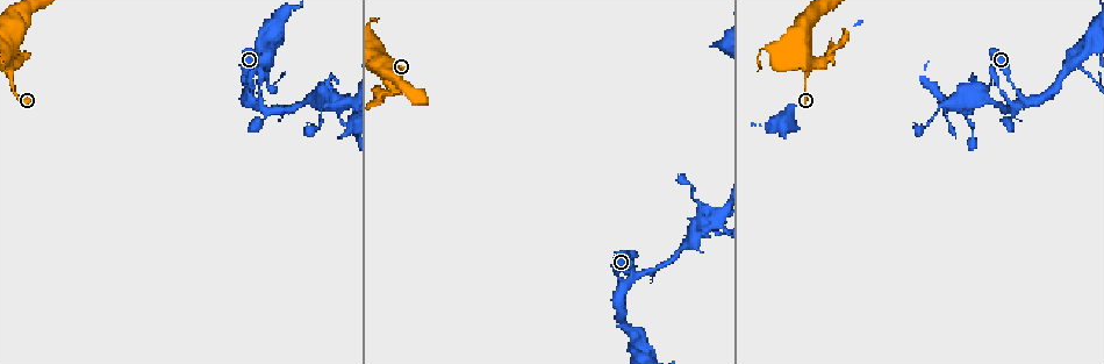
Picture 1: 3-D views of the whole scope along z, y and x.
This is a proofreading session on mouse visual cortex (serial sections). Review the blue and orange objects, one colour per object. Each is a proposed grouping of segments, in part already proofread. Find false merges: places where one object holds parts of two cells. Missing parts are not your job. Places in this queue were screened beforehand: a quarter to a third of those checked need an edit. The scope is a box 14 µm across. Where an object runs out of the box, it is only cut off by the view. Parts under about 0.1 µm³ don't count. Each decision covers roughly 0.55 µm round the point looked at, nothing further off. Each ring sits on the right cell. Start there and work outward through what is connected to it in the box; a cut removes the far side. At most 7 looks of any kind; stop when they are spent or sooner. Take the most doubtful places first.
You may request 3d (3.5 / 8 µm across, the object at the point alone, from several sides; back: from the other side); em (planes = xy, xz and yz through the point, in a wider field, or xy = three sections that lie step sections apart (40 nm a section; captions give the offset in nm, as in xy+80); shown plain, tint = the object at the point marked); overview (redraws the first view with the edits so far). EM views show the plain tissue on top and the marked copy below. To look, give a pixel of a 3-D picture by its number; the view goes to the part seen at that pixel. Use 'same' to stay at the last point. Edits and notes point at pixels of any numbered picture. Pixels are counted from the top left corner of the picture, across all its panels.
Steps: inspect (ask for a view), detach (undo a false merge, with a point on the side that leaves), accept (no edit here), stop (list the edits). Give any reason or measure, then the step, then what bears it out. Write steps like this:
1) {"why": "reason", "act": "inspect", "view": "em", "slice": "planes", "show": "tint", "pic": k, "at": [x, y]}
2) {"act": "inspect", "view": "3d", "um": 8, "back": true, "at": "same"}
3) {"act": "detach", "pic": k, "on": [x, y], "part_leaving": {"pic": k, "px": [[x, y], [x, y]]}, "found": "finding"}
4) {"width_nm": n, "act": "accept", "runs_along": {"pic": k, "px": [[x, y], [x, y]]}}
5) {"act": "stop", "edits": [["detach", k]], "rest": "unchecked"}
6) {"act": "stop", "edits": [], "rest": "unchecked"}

{"why": "calibre changes", "act": "inspect", "view": "3d", "um": 3.5, "pic": 1, "at": [392, 95]}

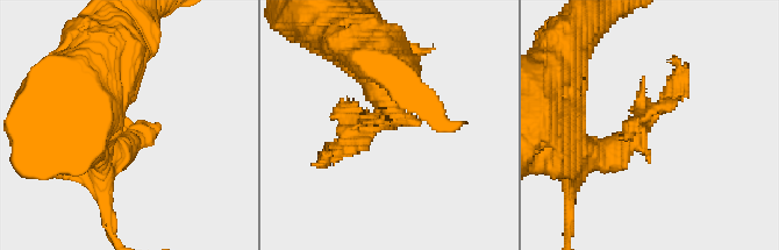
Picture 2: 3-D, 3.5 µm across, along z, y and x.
{"why": "shape alone is not enough", "act": "inspect", "view": "em", "slice": "planes", "show": "tint", "pic": 2, "at": [646, 124]}

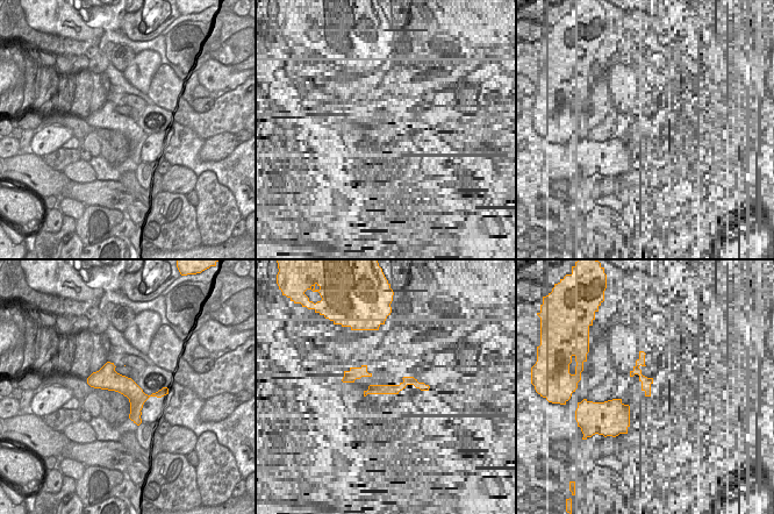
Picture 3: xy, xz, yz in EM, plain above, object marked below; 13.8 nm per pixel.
{"act": "accept", "found": "all the same cell"}

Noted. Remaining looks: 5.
{"why": "sharp bend", "act": "inspect", "view": "3d", "um": 3.5, "pic": 1, "at": [1024, 97]}

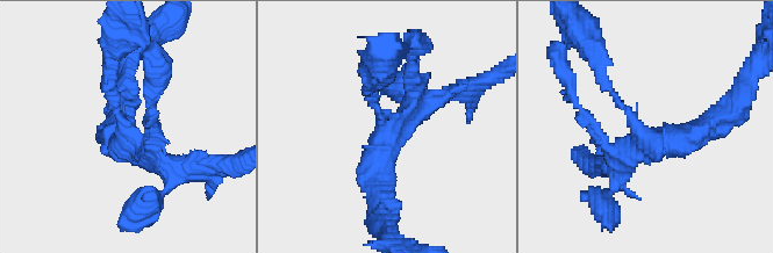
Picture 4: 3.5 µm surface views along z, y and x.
{"arm_widths_nm": [150, 300, 300], "act": "accept", "found": "one cell here"}

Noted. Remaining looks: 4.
{"why": "thin arm on a thick one", "act": "inspect", "view": "3d", "um": 8, "pic": 1, "at": [708, 224]}

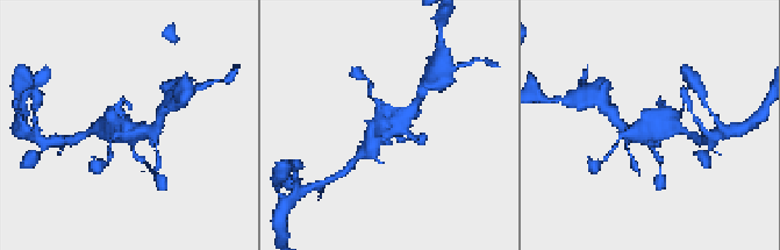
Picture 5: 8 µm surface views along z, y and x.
{"act": "inspect", "view": "em", "slice": "xy", "step": 2, "show": "tint", "pic": 5, "at": [645, 132]}

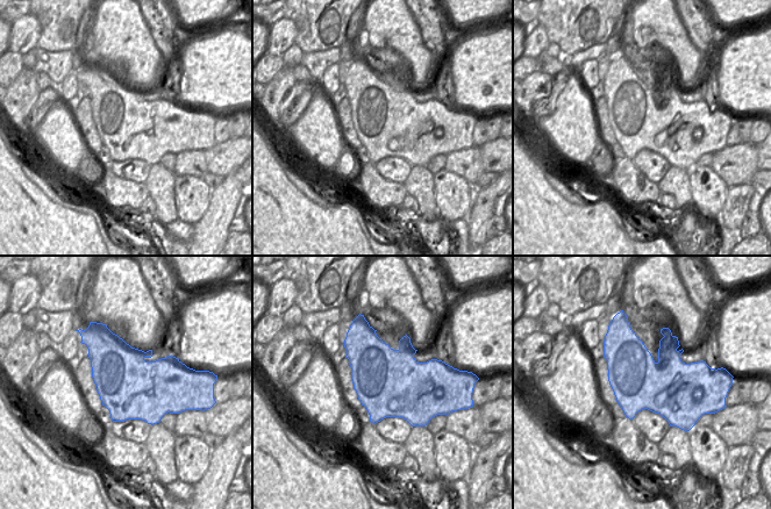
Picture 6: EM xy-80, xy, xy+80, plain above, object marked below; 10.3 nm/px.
{"act": "accept", "runs_along": {"pic": 5, "px": [[362, 154], [378, 126], [409, 115]]}, "found": "one cell here"}

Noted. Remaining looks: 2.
{"act": "stop", "edits": [], "rest": "unchecked"}

